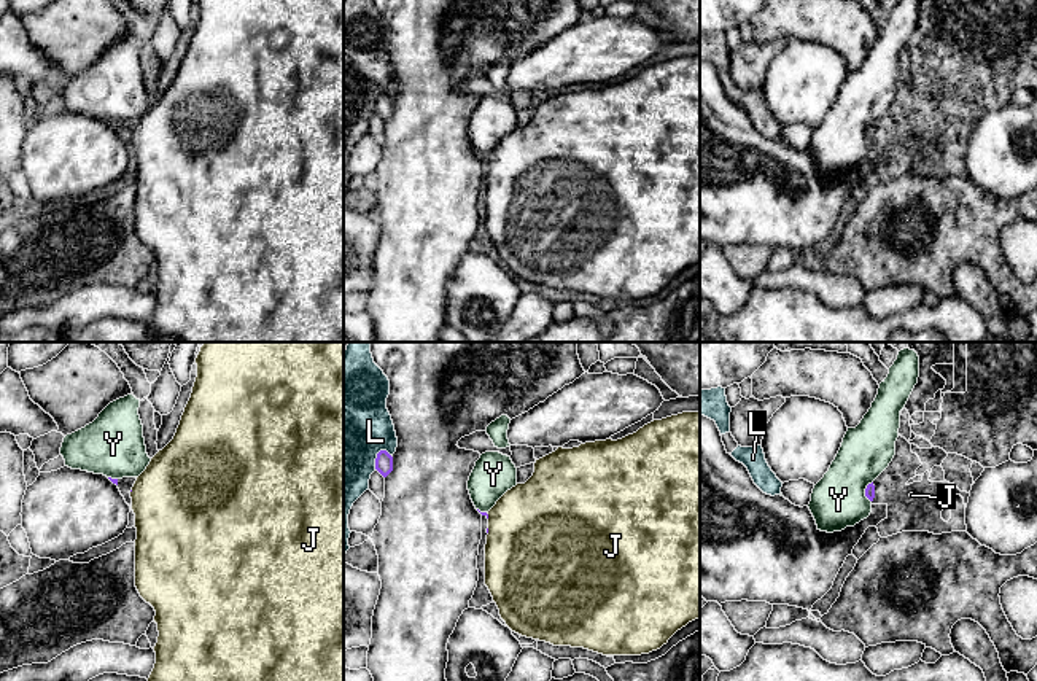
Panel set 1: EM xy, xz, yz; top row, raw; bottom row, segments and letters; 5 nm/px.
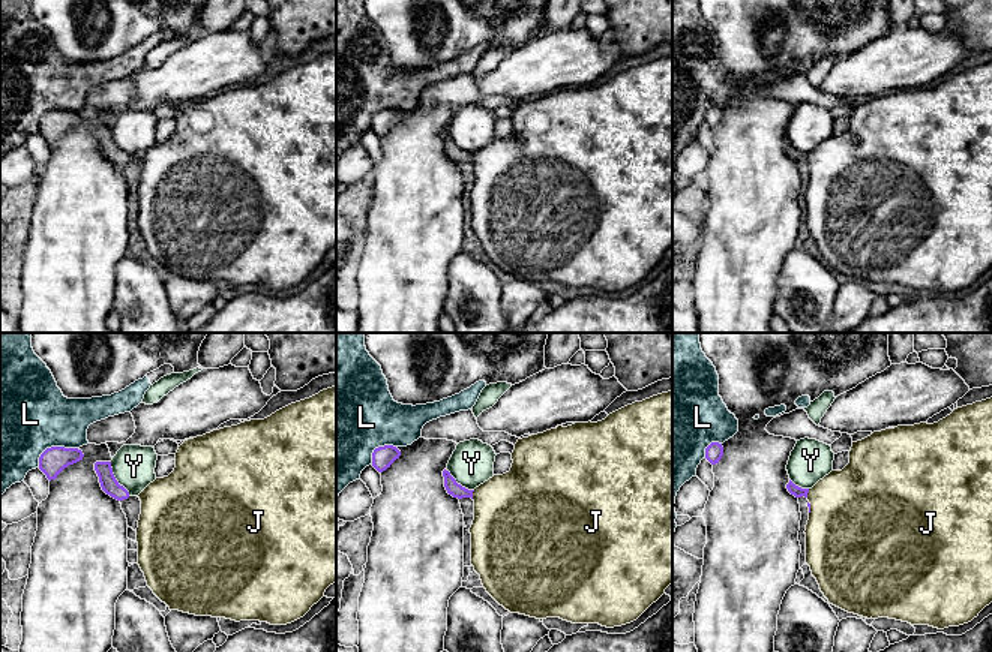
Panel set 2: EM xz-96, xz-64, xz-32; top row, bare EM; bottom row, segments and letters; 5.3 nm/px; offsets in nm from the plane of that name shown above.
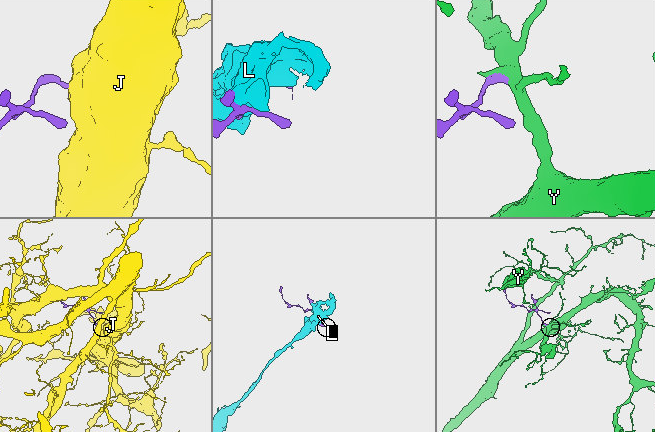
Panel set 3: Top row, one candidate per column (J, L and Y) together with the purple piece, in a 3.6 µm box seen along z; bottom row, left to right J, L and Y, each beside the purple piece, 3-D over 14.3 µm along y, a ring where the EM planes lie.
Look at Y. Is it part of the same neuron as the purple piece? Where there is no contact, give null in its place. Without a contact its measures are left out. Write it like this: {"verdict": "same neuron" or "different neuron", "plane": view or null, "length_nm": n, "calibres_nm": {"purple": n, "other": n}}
{"verdict": "different neuron", "plane": "yz", "length_nm": 110, "calibres_nm": {"purple": 50, "other": 280}}

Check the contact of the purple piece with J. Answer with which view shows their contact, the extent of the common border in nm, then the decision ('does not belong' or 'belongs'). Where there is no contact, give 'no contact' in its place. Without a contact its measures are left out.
contact in xz; length 40 nm; belongs

